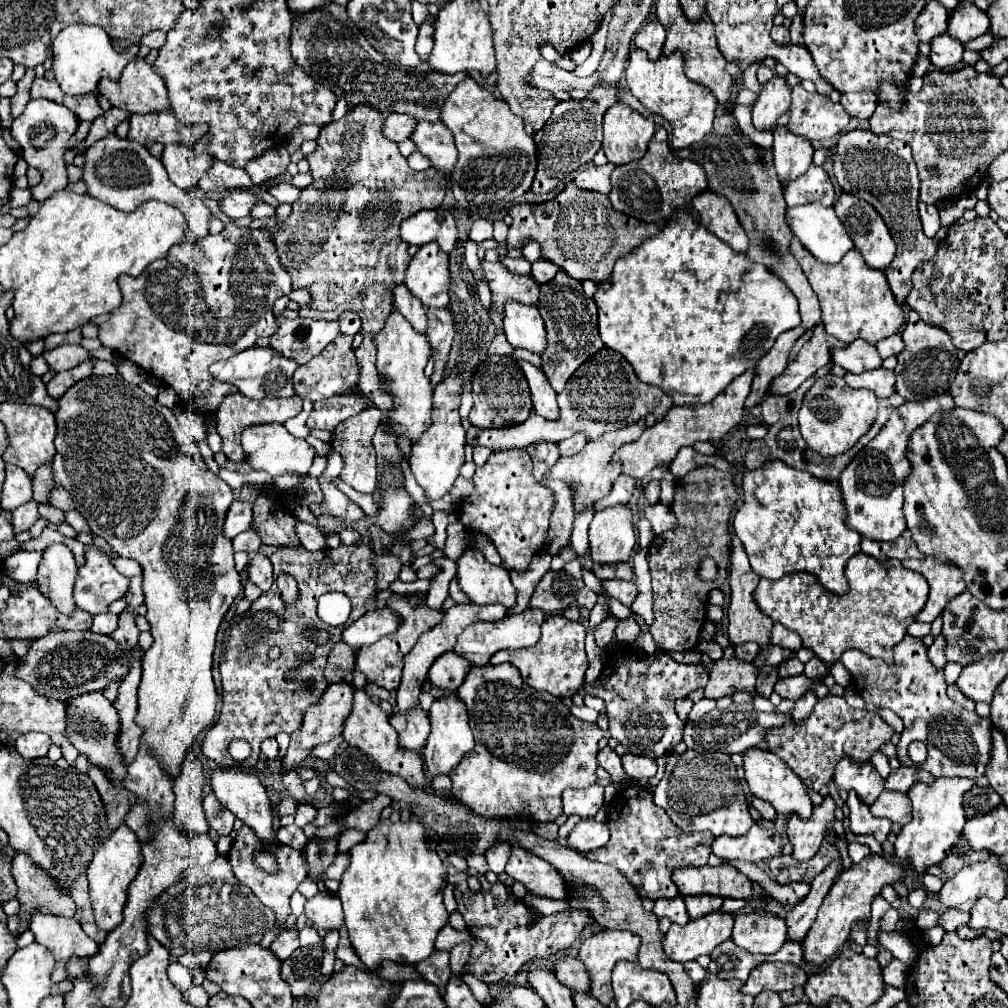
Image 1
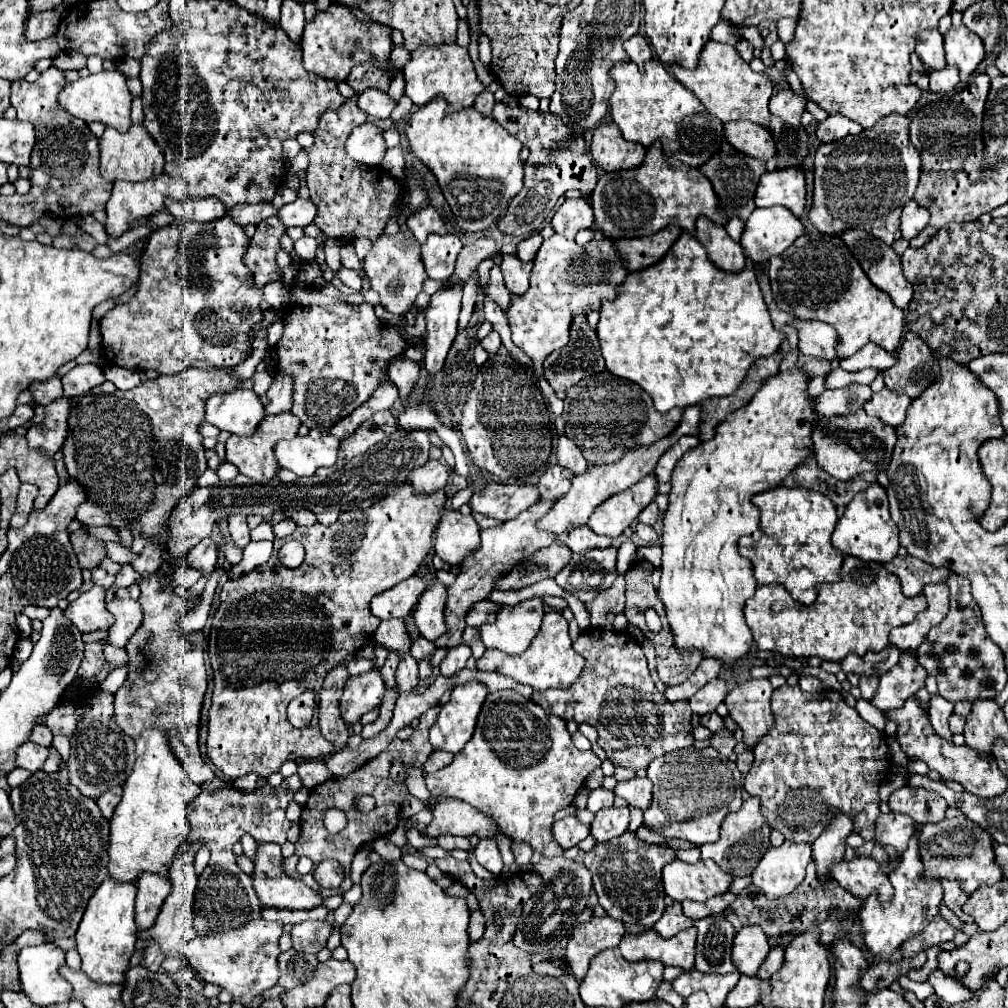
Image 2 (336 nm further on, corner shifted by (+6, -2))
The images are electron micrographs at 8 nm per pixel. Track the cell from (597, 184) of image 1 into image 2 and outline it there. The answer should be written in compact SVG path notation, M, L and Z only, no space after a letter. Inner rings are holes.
M565 199L563 205L555 211L551 225L555 233L571 241L579 231L593 225L593 209L583 199Z

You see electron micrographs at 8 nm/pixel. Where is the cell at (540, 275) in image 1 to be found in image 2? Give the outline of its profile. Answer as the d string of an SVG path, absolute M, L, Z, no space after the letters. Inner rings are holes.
M531 235L529 239L523 239L523 241L517 245L517 257L519 257L523 263L533 261L535 255L537 255L537 251L539 251L539 247L541 247L541 243L543 243L541 235Z

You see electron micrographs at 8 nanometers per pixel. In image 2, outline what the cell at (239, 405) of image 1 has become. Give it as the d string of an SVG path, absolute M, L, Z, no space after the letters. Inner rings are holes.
M289 411L277 413L277 415L267 415L257 425L253 435L249 435L249 437L231 435L227 439L227 461L233 463L241 475L247 475L255 483L267 483L269 479L275 477L275 469L277 469L277 461L273 459L273 443L277 443L277 439L291 439L297 433L299 425L301 425L301 421Z

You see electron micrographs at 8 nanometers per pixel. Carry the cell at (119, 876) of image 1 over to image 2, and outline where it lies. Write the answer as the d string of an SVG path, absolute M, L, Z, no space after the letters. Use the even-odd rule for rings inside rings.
M107 877L87 903L85 915L75 933L75 941L81 955L81 969L97 983L123 983L125 979L123 975L137 943L135 893L135 883L123 883Z

